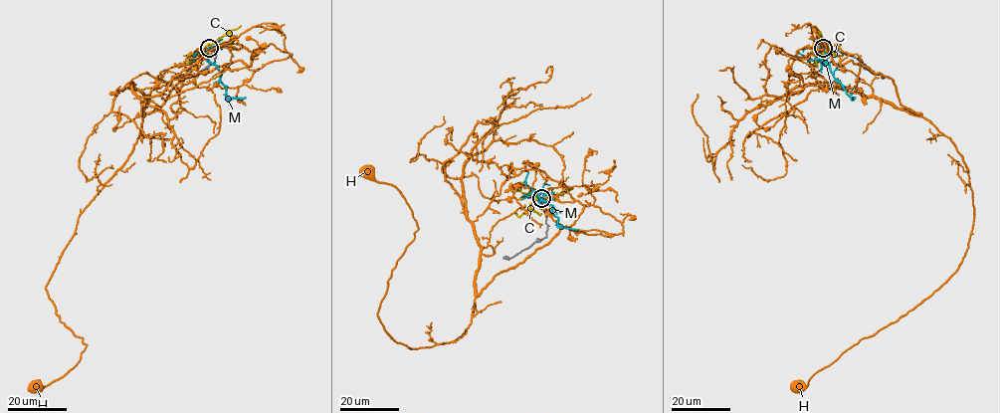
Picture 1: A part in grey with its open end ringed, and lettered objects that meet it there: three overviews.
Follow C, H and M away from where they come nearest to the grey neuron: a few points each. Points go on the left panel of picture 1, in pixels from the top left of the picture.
C: (210, 47), (230, 32), (231, 38), (225, 44)
H: (210, 48), (239, 44), (252, 63), (183, 79), (143, 117), (46, 289), (87, 346), (34, 389)
M: (210, 48), (205, 52), (221, 73), (225, 96), (245, 97)

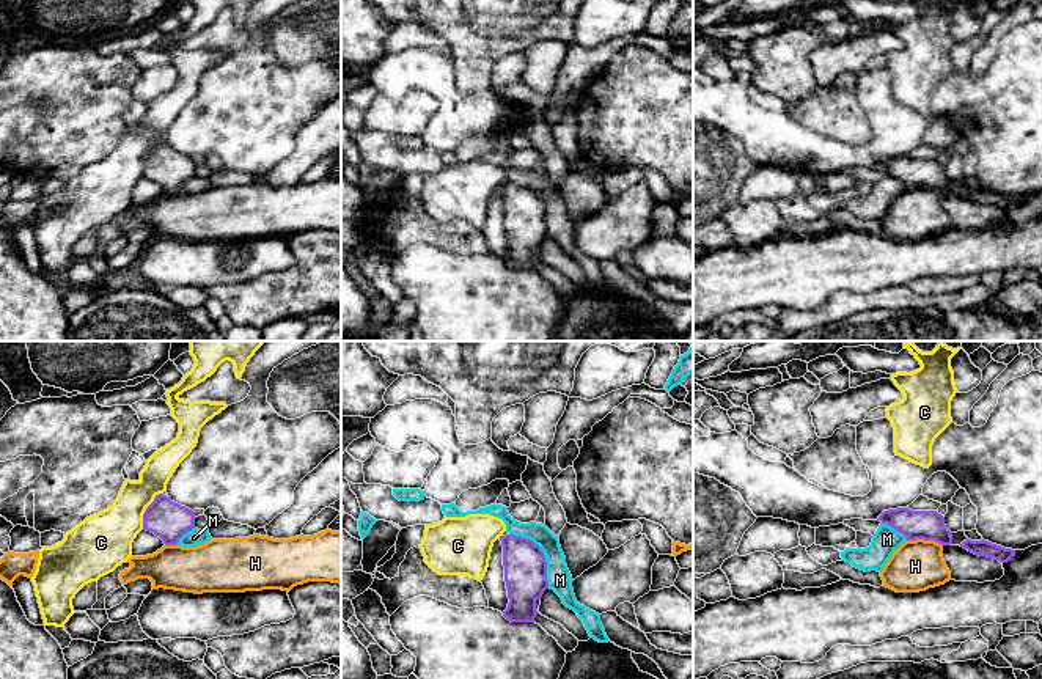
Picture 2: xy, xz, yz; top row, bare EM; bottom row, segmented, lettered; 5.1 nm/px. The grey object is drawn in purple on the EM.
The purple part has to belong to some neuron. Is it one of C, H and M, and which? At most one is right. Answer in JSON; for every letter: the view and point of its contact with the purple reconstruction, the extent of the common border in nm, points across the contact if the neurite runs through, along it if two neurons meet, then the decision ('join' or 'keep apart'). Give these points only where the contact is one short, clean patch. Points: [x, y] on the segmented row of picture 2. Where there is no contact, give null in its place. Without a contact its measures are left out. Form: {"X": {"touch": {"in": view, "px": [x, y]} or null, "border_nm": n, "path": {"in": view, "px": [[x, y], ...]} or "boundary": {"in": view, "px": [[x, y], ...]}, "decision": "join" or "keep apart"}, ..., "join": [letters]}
{"C": {"touch": {"in": "xy", "px": [146, 510]}, "border_nm": 220, "boundary": {"in": "xy", "px": [[162, 492], [146, 508], [142, 528]]}, "decision": "keep apart"}, "H": {"touch": {"in": "yz", "px": [924, 539]}, "border_nm": 190, "boundary": {"in": "yz", "px": [[907, 539], [934, 539], [942, 546]]}, "decision": "keep apart"}, "M": {"touch": {"in": "xz", "px": [543, 554]}, "border_nm": 340, "boundary": {"in": "xz", "px": [[511, 533], [528, 538], [539, 547], [546, 561], [549, 587]]}, "decision": "keep apart"}, "join": []}

